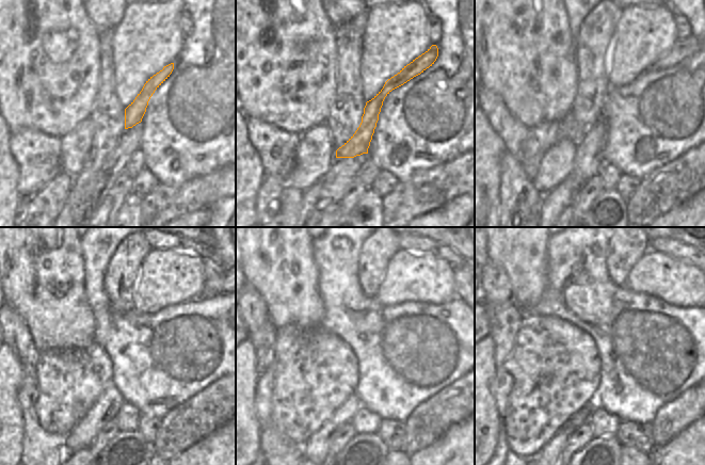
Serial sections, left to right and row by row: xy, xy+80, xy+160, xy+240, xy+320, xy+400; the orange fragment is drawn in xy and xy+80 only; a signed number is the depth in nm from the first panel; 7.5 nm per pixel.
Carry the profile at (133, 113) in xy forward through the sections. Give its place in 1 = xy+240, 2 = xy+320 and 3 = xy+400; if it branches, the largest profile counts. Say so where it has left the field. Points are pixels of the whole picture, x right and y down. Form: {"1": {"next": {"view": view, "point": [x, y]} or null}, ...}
{"1": {"next": {"view": "xy+240", "point": [106, 407]}}, "2": {"next": {"view": "xy+320", "point": [318, 444]}}, "3": {"next": {"view": "xy+400", "point": [558, 443]}}}

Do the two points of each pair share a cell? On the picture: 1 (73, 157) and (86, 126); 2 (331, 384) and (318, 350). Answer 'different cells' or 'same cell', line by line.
1: same cell
2: same cell

